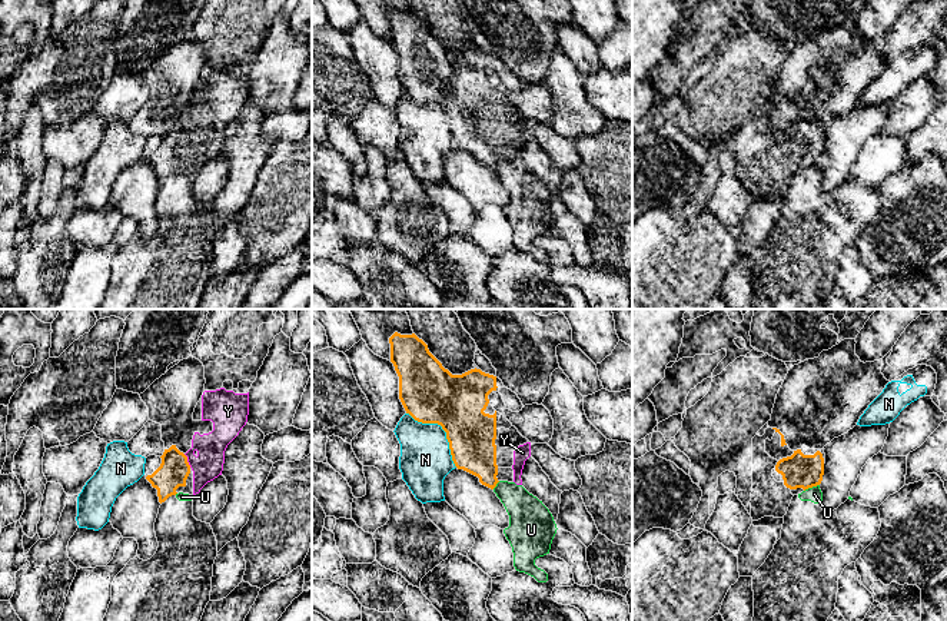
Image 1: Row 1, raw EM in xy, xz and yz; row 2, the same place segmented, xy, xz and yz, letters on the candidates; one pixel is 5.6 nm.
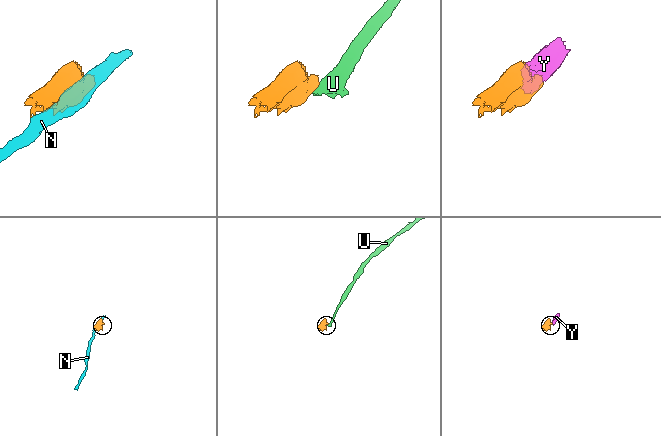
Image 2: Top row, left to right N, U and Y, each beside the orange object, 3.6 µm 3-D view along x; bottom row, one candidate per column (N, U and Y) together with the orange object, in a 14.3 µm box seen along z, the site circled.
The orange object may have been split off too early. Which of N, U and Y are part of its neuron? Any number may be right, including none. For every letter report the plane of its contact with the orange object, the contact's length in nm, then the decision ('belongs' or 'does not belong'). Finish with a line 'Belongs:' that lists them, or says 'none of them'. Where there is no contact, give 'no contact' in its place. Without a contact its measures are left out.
N: contact in xz; length 420 nm; does not belong
U: contact in yz; length 100 nm; does not belong
Y: contact in xy; length 90 nm; belongs
Belongs: Y

